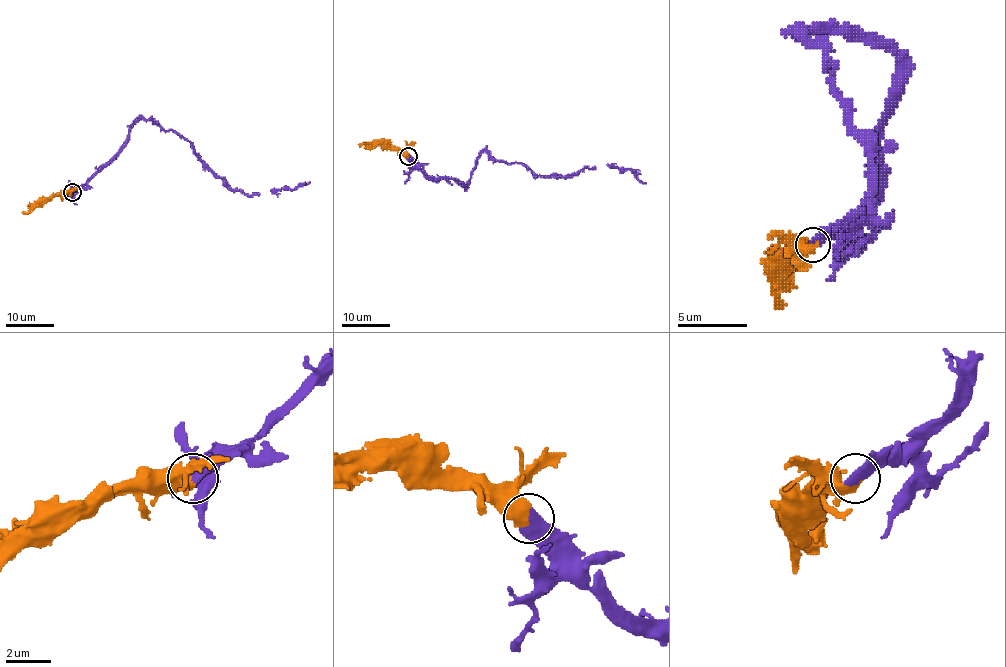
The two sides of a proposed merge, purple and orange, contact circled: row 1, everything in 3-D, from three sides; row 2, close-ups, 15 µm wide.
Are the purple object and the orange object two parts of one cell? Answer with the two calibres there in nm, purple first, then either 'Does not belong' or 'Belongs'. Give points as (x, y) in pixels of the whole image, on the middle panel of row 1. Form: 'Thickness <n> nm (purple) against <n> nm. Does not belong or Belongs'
Thickness 550 nm (purple) against 440 nm. Belongs

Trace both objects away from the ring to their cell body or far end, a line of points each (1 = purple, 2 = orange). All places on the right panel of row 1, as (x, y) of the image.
1: (813, 245), (876, 190), (896, 58), (799, 34), (872, 165), (872, 235), (838, 242), (893, 214)
2: (813, 245), (792, 256), (782, 273), (779, 301)

